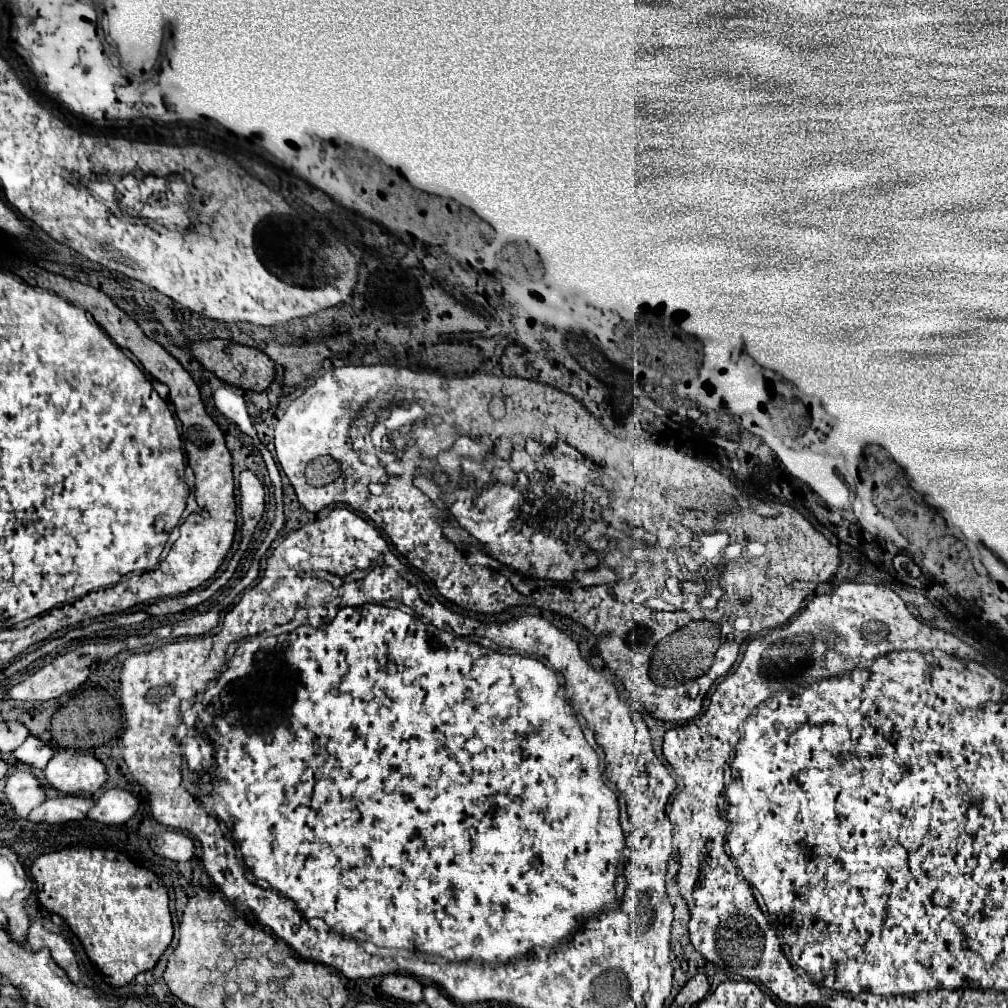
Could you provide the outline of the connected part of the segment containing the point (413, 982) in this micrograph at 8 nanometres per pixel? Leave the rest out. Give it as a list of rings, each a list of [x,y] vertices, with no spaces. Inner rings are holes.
[[[387,974],[381,980],[381,990],[405,1002],[419,1002],[423,998],[423,984],[417,978],[403,974]]]

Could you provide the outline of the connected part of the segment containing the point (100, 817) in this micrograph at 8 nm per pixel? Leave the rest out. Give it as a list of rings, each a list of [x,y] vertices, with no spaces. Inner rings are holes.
[[[111,788],[101,798],[95,800],[95,806],[89,810],[87,818],[101,824],[123,824],[139,810],[139,798],[123,788]]]

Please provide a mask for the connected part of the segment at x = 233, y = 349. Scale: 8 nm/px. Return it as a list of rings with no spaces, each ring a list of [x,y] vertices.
[[[209,340],[209,342],[195,342],[191,344],[193,356],[209,370],[213,372],[217,378],[221,378],[223,382],[231,384],[231,386],[239,386],[243,390],[253,390],[253,392],[263,392],[271,386],[271,382],[275,380],[275,364],[273,360],[255,348],[249,346],[241,346],[241,344],[233,344],[229,340]]]

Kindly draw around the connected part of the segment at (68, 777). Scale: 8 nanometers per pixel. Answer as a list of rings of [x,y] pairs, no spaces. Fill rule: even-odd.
[[[57,752],[47,768],[45,780],[63,794],[93,794],[107,782],[107,768],[91,752]]]

